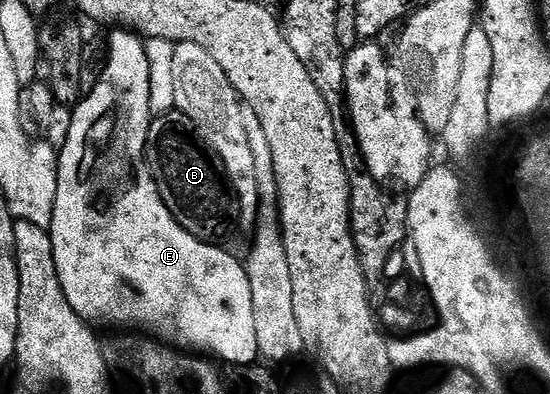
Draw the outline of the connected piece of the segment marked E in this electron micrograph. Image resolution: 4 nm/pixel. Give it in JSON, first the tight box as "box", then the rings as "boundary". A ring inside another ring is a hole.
{"box":[49,28,259,365],"boundary":[[[118,28],[110,37],[107,37],[107,52],[100,70],[101,82],[93,90],[86,92],[72,110],[71,129],[67,135],[67,143],[59,151],[57,159],[57,190],[55,191],[55,211],[53,222],[49,228],[49,238],[53,240],[55,251],[55,271],[59,275],[59,283],[63,287],[63,295],[67,295],[67,303],[90,326],[114,325],[121,331],[136,331],[141,335],[148,335],[170,347],[176,347],[181,351],[192,351],[197,355],[212,355],[222,362],[231,365],[254,364],[259,354],[256,347],[254,316],[252,315],[251,284],[248,282],[246,266],[241,261],[237,262],[227,250],[221,249],[220,244],[200,241],[195,235],[191,235],[178,221],[167,211],[159,191],[155,187],[148,169],[145,167],[145,140],[151,114],[151,71],[147,63],[147,51],[145,41],[138,34]]]}

